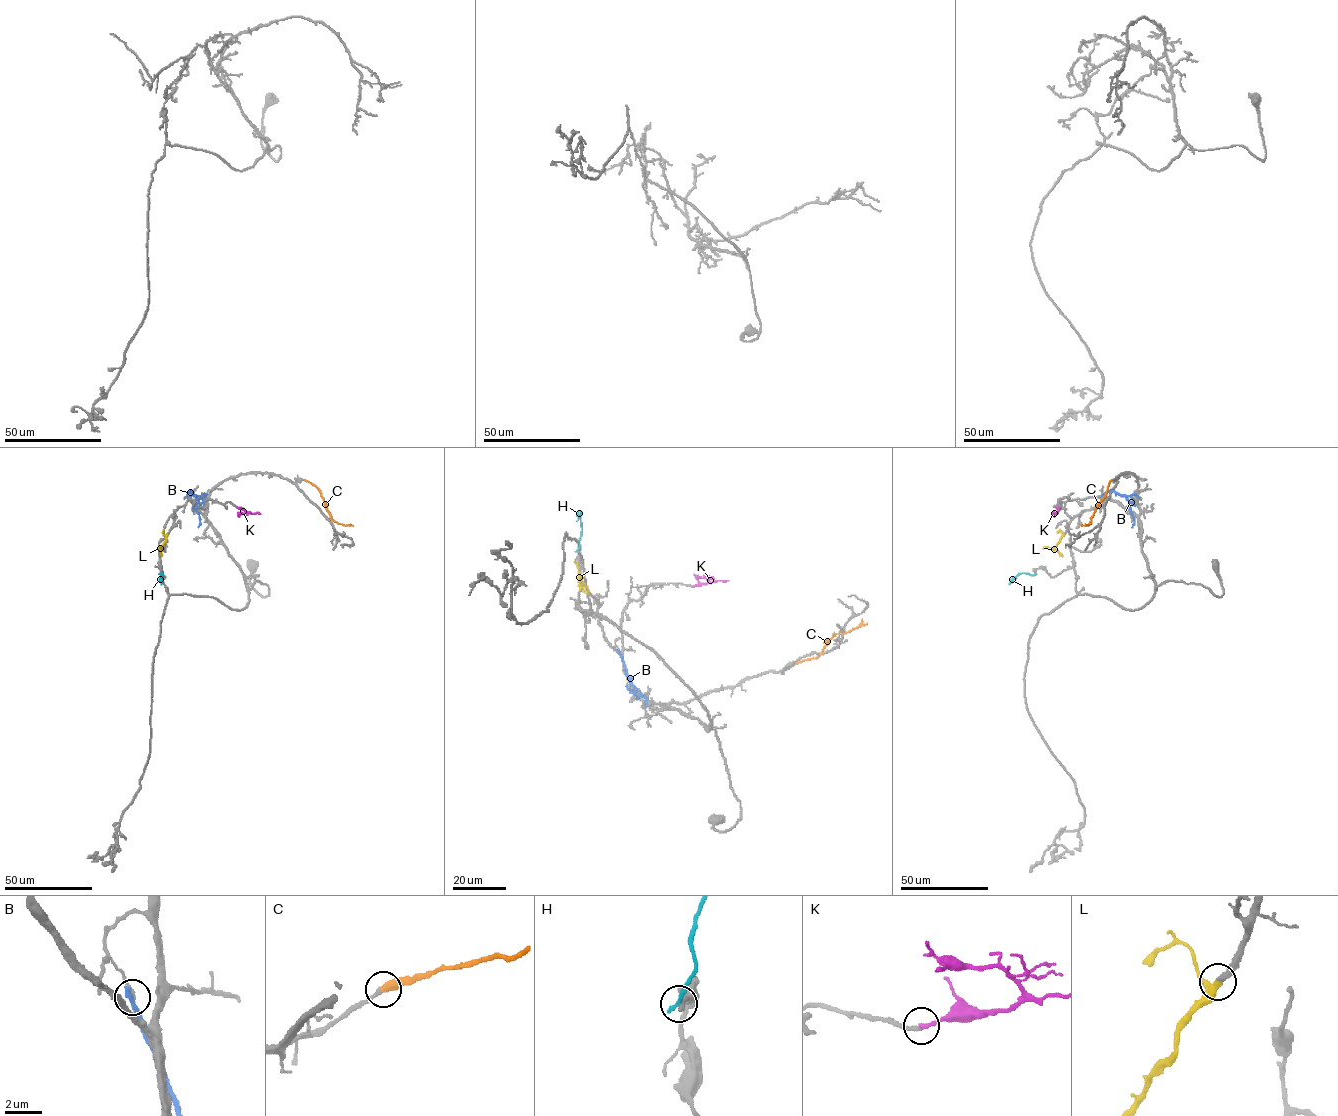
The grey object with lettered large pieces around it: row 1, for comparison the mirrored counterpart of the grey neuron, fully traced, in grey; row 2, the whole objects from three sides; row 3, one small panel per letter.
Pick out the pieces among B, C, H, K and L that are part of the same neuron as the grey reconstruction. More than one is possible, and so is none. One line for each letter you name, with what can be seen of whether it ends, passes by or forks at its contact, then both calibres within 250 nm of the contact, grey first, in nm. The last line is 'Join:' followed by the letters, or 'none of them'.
C: it ends; calibres 240 and 440 nm
L: it ends; calibres 320 and 440 nm
Join: C, L

